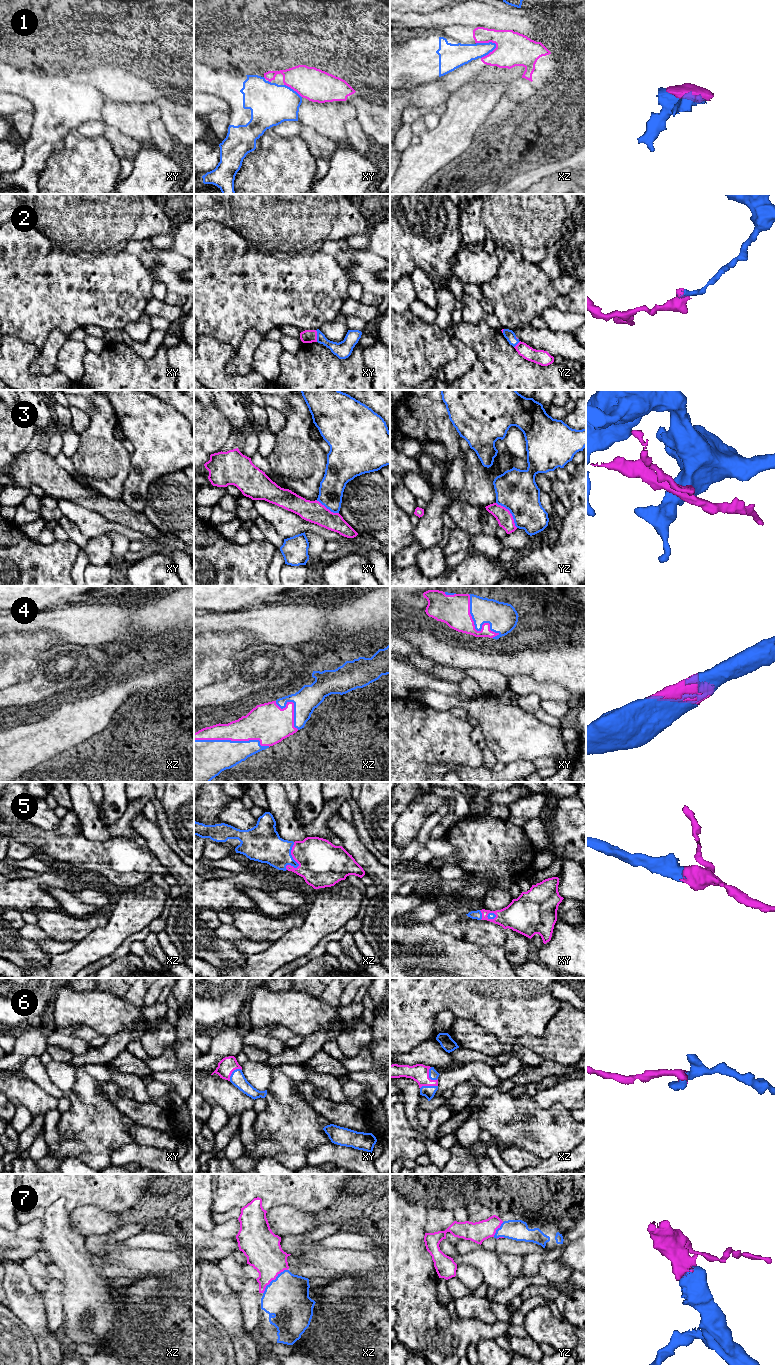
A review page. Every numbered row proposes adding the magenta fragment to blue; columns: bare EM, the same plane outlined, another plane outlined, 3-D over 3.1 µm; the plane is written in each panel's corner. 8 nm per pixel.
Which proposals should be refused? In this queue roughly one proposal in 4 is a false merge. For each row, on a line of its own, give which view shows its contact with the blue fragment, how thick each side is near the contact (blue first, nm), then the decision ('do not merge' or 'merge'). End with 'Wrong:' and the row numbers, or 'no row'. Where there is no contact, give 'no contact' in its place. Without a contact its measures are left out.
1: contact in xz; calibres 180 and 280 nm; do not merge
2: contact in xy; calibres 140 and 110 nm; merge
3: contact in yz; calibres 340 and 130 nm; do not merge
4: contact in xz; calibres 300 and 260 nm; merge
5: contact in xz; calibres 240 and 360 nm; merge
6: contact in xz; calibres 80 and 140 nm; merge
7: contact in xz; calibres 360 and 280 nm; merge
Wrong: 1, 3

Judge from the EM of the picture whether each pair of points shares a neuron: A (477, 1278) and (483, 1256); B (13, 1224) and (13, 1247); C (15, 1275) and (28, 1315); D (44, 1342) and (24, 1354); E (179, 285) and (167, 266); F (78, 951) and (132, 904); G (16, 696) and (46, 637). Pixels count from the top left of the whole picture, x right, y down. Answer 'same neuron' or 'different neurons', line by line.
A: different neurons
B: different neurons
C: same neuron
D: different neurons
E: same neuron
F: same neuron
G: different neurons

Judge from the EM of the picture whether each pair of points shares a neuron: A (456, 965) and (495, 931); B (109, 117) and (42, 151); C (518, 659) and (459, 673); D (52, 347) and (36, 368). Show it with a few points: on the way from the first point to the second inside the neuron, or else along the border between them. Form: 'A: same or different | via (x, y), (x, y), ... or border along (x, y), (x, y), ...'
A: different | border along (456, 938), (481, 946), (502, 946)
B: different | border along (106, 102), (103, 107), (101, 120)
C: different | border along (441, 663), (465, 669)
D: same | via (49, 352), (48, 356), (41, 363)

